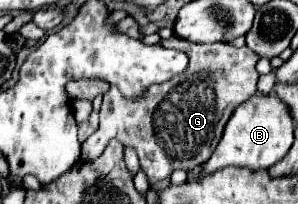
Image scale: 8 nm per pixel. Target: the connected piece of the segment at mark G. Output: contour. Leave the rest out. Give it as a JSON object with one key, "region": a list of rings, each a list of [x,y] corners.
{"region":[[[178,36],[160,40],[160,44],[184,50],[190,58],[188,72],[164,84],[154,84],[140,100],[124,100],[118,88],[110,88],[104,94],[100,108],[100,126],[81,146],[81,158],[94,162],[114,136],[124,146],[136,150],[140,168],[146,172],[150,184],[156,184],[174,172],[174,156],[192,156],[192,168],[204,164],[214,152],[228,118],[244,100],[256,94],[258,82],[258,72],[254,68],[258,60],[248,46],[188,44],[188,40],[180,40]]]}

